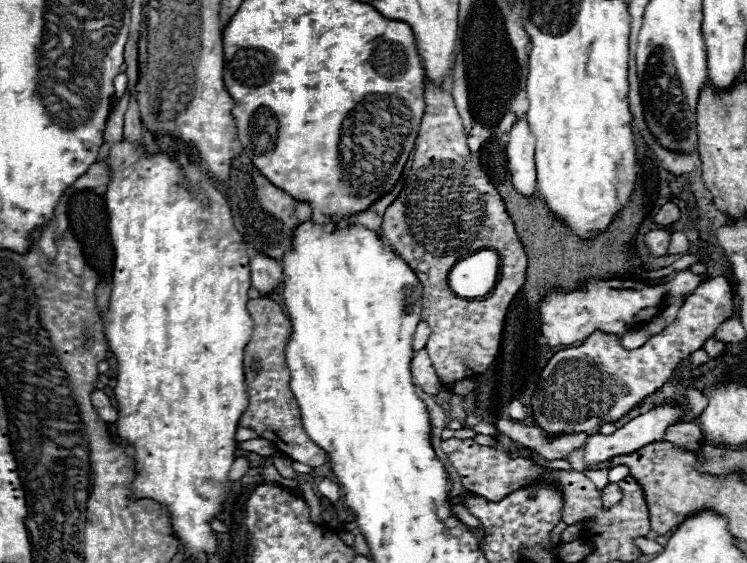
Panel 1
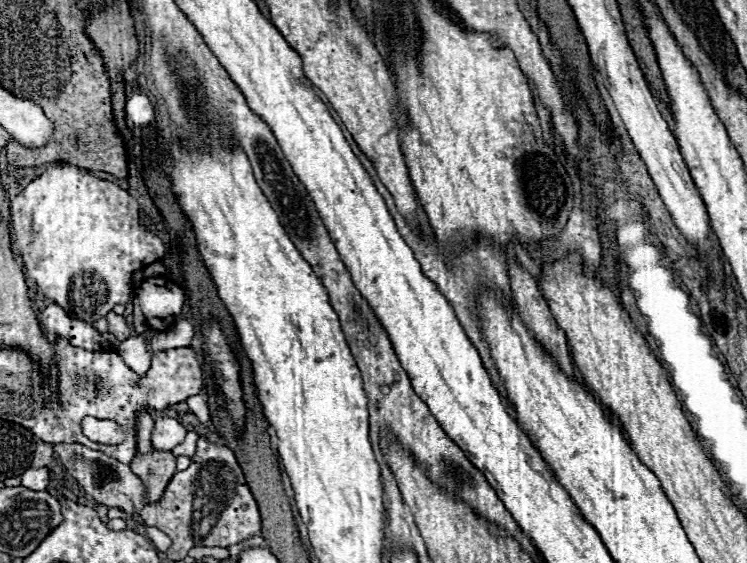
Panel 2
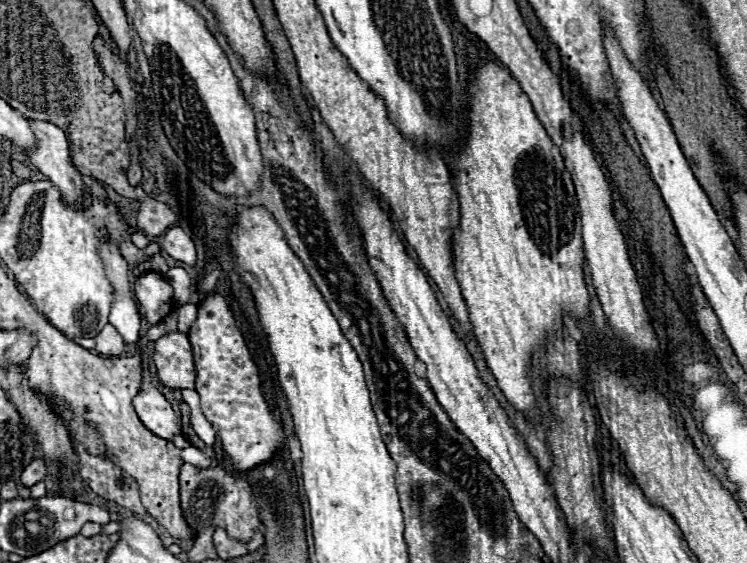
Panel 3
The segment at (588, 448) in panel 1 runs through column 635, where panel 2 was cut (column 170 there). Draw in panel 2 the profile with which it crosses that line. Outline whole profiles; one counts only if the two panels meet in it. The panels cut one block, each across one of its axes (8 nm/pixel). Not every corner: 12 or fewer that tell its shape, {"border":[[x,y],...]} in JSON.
{"border":[[156,416],[152,444],[174,450],[184,442],[186,428],[174,418]]}

